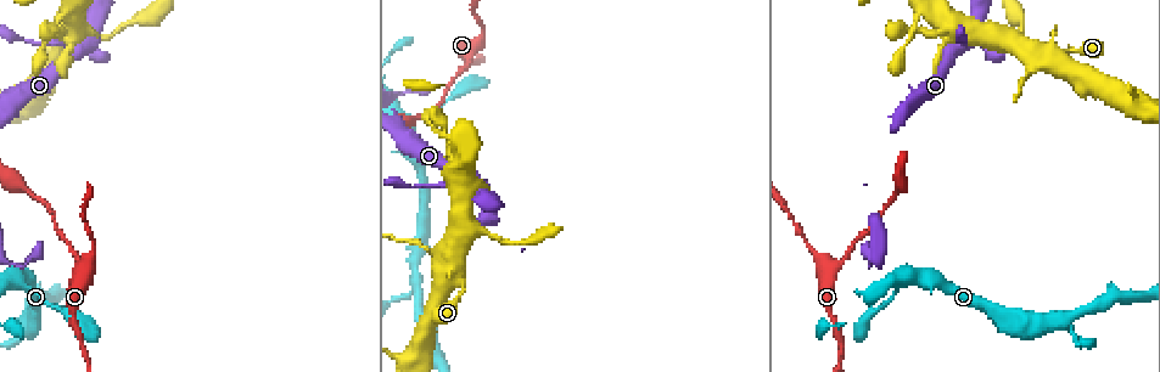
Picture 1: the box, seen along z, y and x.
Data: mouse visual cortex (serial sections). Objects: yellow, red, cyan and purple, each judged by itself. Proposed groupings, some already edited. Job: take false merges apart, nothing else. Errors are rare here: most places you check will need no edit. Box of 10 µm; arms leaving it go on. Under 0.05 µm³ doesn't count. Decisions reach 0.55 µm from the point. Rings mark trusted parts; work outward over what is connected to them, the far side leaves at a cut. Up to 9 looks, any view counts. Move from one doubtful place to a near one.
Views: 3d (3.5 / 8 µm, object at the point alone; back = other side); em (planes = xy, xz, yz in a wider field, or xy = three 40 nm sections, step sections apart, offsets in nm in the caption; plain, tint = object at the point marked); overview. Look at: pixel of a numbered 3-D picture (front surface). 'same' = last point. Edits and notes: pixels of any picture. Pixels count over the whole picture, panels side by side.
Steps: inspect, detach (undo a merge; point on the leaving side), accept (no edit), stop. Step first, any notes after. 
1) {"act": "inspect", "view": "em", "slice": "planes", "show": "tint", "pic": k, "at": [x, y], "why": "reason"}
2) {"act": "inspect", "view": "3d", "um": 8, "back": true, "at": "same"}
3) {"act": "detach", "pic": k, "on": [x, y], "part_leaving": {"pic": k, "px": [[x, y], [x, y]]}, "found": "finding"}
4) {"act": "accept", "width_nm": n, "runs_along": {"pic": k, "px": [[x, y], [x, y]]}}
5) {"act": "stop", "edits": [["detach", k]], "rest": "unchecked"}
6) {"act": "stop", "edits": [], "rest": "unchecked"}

{"act": "inspect", "view": "3d", "um": 3.5, "pic": 1, "at": [462, 71], "why": "thick turns thin"}

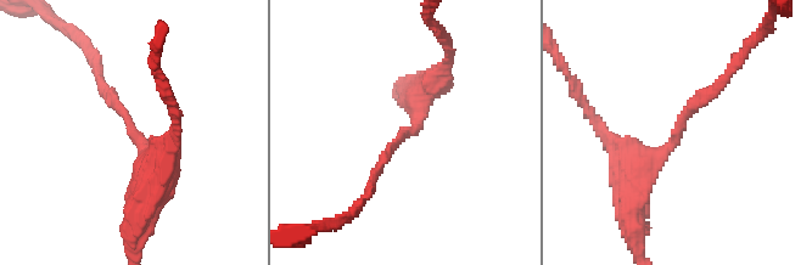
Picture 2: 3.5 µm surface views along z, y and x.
{"act": "inspect", "view": "em", "slice": "planes", "show": "tint", "pic": 2, "at": [675, 136]}

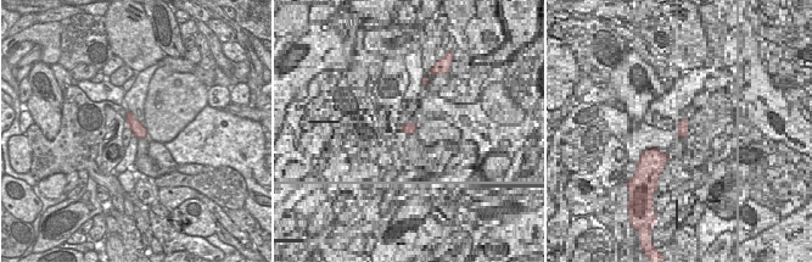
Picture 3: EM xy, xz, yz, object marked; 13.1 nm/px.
{"act": "accept", "arm_widths_nm": [150, 350], "found": "continuous, no second cell"}

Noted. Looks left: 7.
{"act": "inspect", "view": "3d", "um": 8, "pic": 1, "at": [416, 287], "why": "three-way junction"}

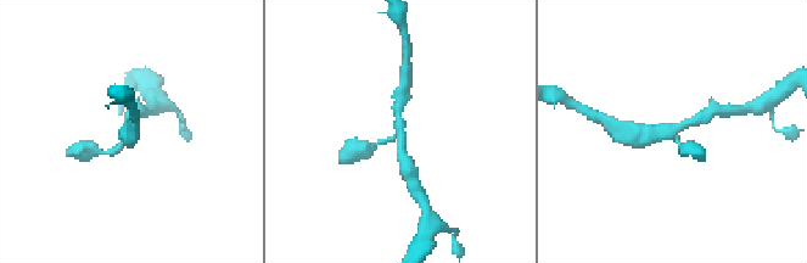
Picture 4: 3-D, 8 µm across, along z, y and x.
{"act": "inspect", "view": "3d", "um": 3.5, "at": "same", "why": "zoom in"}

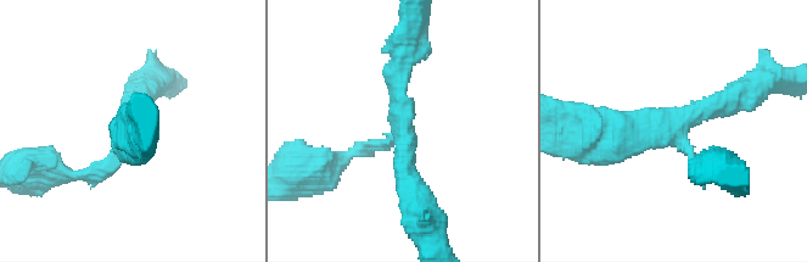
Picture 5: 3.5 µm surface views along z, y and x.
{"act": "inspect", "view": "em", "slice": "xy", "step": 5, "show": "tint", "pic": 5, "at": [671, 129], "arms": 3, "arm_widths_nm": [150, 300, 300], "why": "shape alone is not enough"}

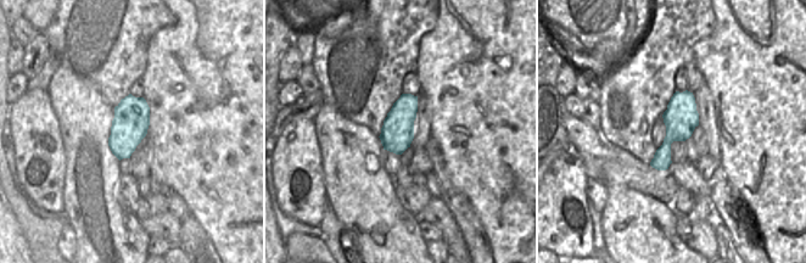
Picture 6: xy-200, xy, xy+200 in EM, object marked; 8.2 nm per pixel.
{"act": "accept", "runs_along": {"pic": 5, "px": [[595, 127], [676, 127], [741, 94]]}, "found": "all the same cell"}

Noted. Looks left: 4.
{"act": "inspect", "view": "3d", "um": 3.5, "pic": 1, "at": [965, 46], "why": "sharp bend"}

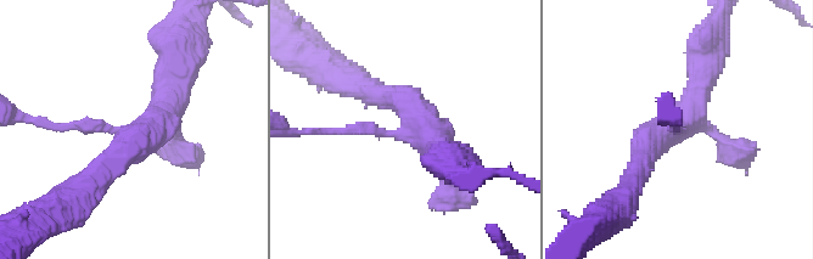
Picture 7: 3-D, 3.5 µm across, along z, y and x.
{"act": "inspect", "view": "em", "slice": "xy", "step": 3, "show": "tint", "pic": 7, "at": [143, 127], "arms": 4, "arm_widths_nm": [150, 150, 300, 350]}

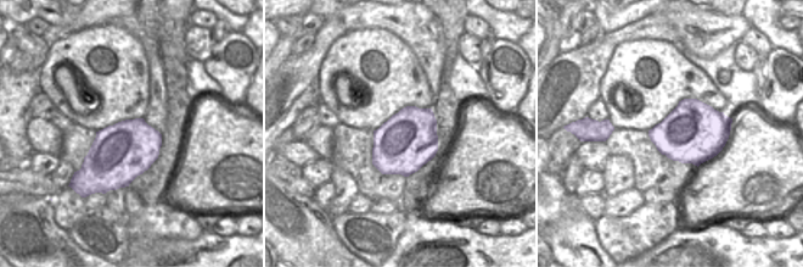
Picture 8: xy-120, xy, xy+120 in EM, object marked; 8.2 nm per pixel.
{"act": "inspect", "view": "em", "slice": "xy", "step": 1, "show": "tint", "at": "same", "why": "cut it another way"}

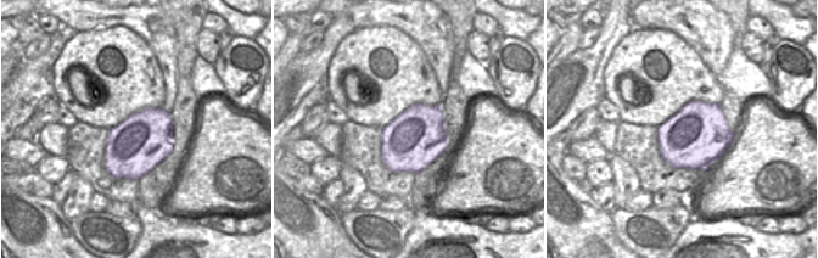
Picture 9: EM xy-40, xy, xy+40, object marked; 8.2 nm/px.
{"act": "accept", "runs_along": {"pic": 7, "px": [[94, 176], [161, 117], [177, 65]]}, "found": "continuous, no second cell"}

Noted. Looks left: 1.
{"act": "stop", "edits": [], "rest": "unchecked"}

